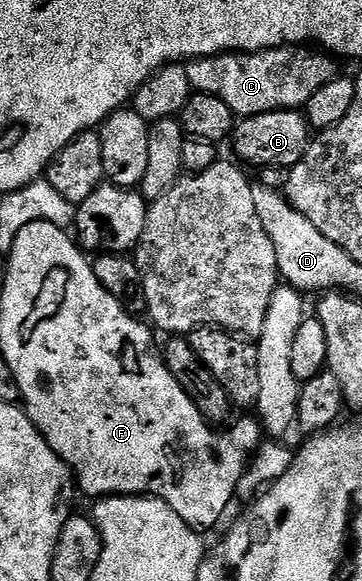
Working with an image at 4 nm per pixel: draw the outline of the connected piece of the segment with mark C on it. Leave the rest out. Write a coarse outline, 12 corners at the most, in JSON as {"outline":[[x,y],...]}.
{"outline":[[306,46],[203,56],[194,92],[241,118],[301,109],[336,78]]}

